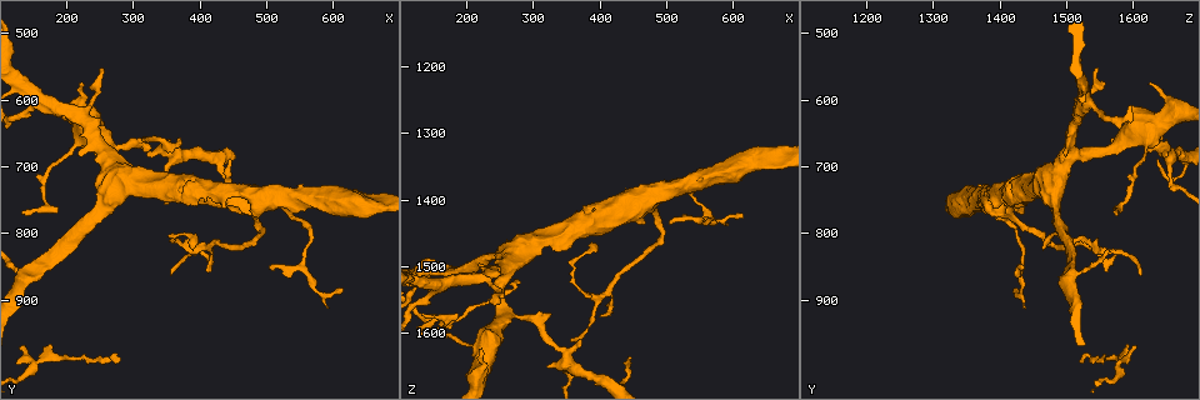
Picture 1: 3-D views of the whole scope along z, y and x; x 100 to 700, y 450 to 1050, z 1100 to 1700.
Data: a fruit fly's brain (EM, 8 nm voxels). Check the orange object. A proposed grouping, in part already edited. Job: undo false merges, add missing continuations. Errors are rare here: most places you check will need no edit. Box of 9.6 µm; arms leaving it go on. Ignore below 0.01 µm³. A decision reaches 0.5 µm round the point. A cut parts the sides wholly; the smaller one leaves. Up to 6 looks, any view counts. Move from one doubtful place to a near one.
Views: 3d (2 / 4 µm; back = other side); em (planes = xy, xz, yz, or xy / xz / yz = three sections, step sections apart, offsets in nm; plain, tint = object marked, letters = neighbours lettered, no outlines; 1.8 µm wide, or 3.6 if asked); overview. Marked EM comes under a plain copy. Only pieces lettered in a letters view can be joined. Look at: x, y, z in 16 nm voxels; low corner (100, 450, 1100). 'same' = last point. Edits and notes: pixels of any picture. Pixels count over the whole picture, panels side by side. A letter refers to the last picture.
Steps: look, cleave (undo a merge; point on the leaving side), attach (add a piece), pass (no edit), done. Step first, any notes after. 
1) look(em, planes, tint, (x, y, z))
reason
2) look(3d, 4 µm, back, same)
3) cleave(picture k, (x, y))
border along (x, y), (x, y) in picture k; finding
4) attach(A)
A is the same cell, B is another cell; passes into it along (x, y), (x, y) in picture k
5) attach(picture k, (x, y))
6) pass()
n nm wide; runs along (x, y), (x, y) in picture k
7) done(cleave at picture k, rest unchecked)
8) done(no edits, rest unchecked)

look(em, 3.6 µm, yz, step 16, tint, (255, 680, 1510))
sudden change in width

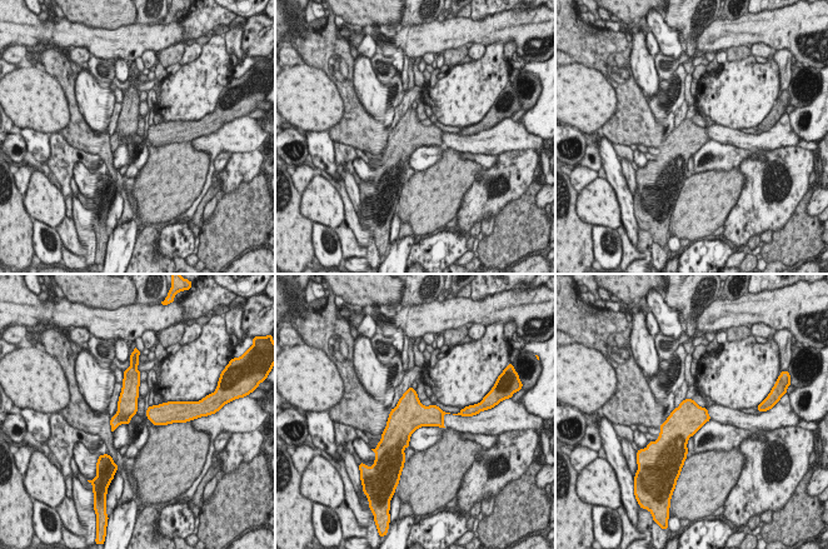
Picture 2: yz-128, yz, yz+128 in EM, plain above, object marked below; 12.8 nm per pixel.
look(em, 3.6 µm, planes, letters, same)

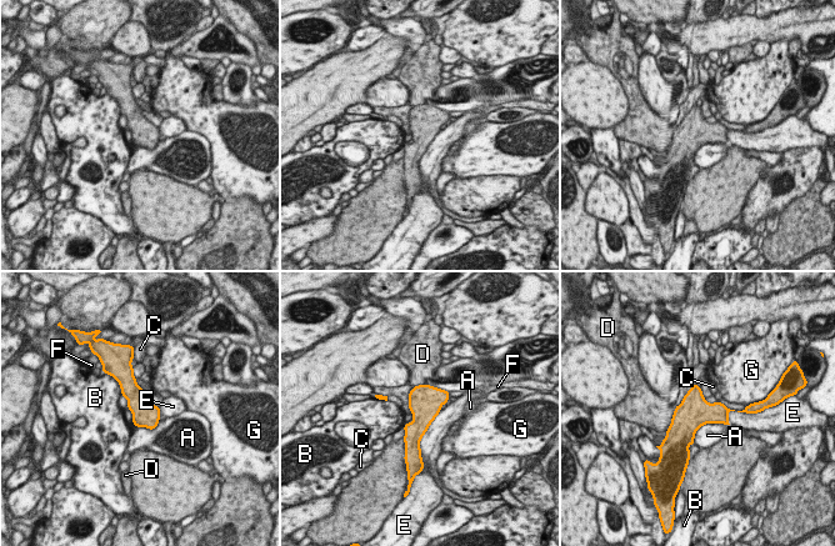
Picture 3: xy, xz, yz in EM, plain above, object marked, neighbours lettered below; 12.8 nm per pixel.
pass()
A, B, C, D, E, F and G are other cells; border along (729, 424), (704, 424), (694, 444) in picture 3; all the same cell

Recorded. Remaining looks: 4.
look(3d, 4 µm, (360, 680, 1660))

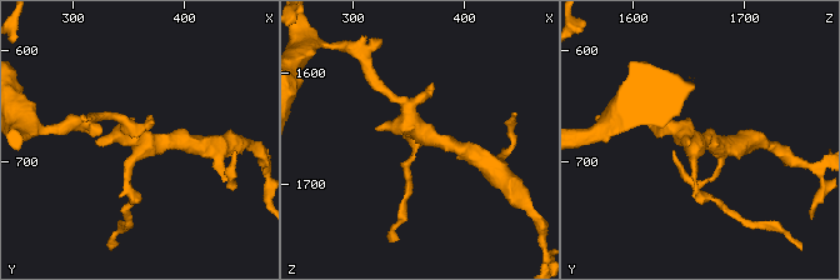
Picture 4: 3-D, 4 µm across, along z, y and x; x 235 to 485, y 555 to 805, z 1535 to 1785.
look(em, planes, letters, (366, 684, 1656))
shape alone is not enough

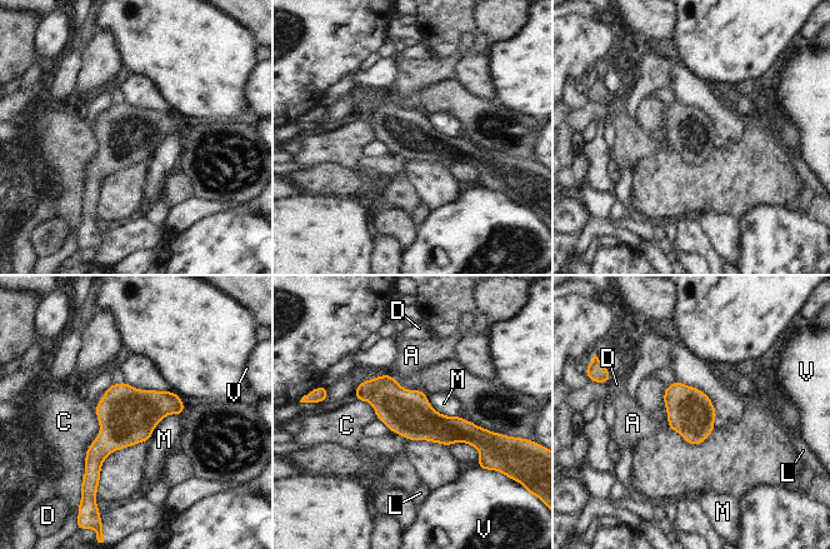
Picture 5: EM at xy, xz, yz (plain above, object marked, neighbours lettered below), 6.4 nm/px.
pass()
A, C, D, L, M and V are other cells; border along (426, 394), (438, 412), (459, 415) in picture 5; continuous, no second cell

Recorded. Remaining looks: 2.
look(em, xy, step 8, letters, (400, 825, 1540))
a fork

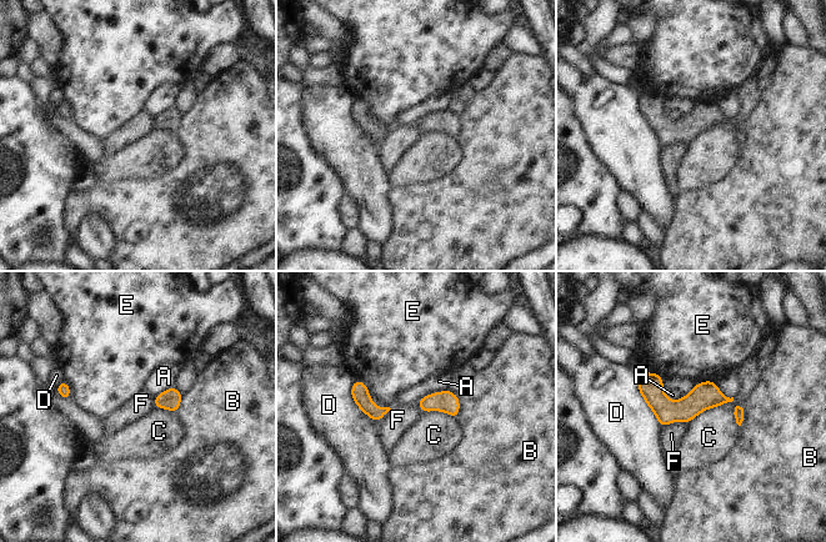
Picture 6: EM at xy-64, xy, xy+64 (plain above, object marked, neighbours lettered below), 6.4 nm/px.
look(em, planes, letters, same)
another direction

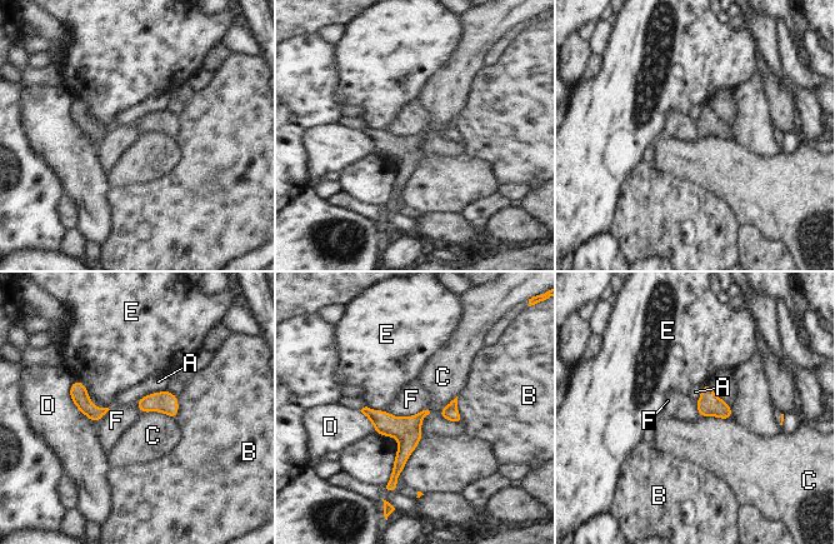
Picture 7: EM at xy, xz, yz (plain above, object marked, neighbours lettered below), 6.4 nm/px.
pass()
A, B, C, D, E and F are other cells; border along (385, 409), (401, 417), (424, 410) in picture 7; continuous, no second cell

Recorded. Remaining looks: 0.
done(no edits, rest unchecked)

